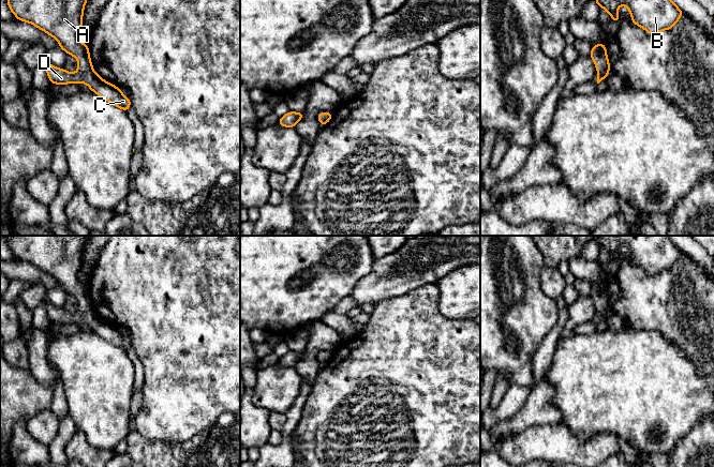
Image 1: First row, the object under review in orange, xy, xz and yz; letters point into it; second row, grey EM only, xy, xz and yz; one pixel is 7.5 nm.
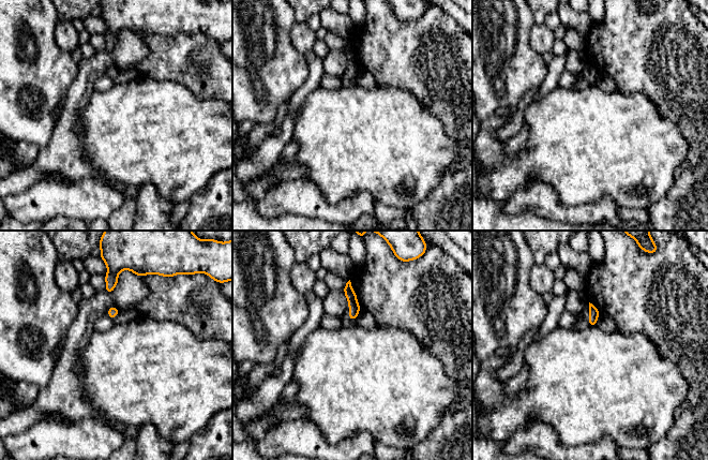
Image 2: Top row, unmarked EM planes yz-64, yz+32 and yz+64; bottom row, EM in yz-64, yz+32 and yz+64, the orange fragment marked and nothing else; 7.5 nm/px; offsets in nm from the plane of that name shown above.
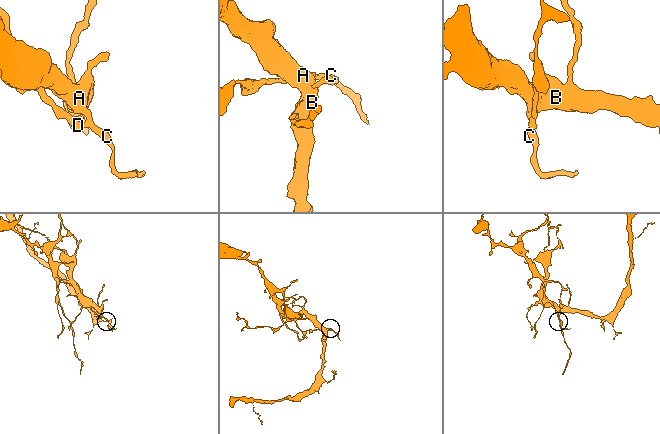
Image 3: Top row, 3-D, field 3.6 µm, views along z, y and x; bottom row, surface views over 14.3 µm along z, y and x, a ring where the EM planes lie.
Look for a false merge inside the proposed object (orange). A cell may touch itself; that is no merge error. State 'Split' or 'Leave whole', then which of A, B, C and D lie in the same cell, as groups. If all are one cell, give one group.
Split. Groups: A B / C D

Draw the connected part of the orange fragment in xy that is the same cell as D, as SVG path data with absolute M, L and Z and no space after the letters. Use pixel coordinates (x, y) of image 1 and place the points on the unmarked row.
M49 301L46 303L45 308L51 323L65 325L84 322L89 326L91 331L125 352L132 347L131 340L123 335L121 329L105 321L93 308L81 311L80 313L78 311L70 313L64 308L54 306Z

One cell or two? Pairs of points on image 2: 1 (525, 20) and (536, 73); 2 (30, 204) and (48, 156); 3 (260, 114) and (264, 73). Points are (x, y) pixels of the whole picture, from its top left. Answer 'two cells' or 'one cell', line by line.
1: one cell
2: two cells
3: one cell

